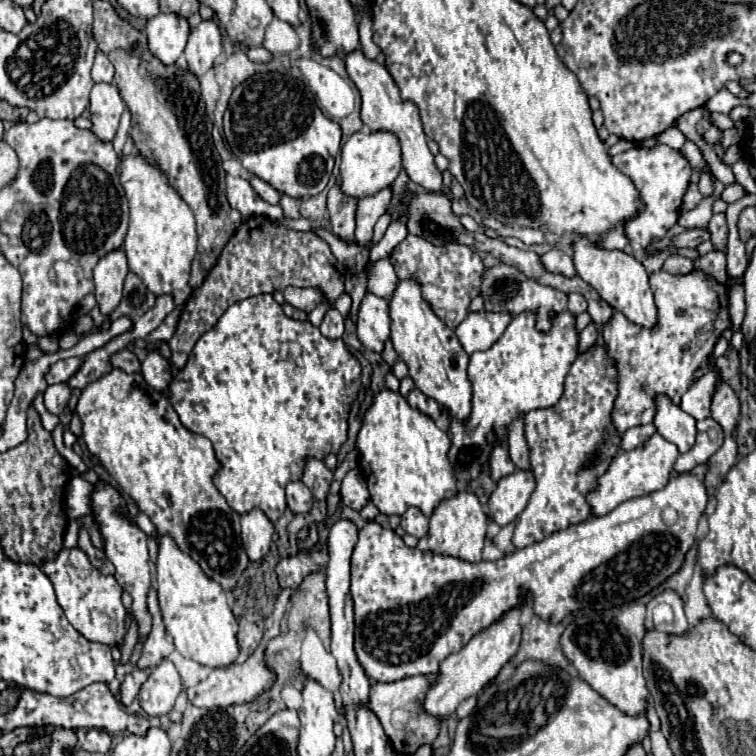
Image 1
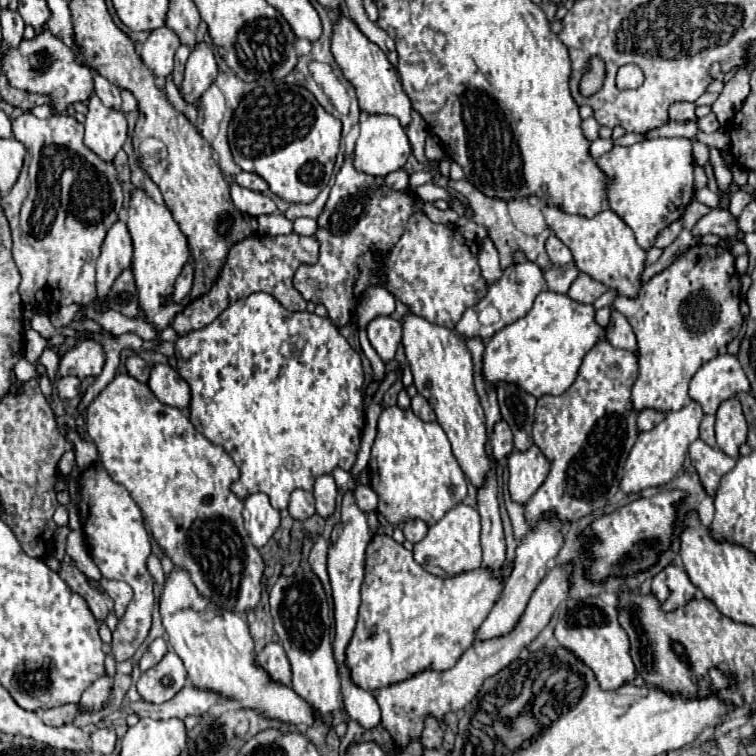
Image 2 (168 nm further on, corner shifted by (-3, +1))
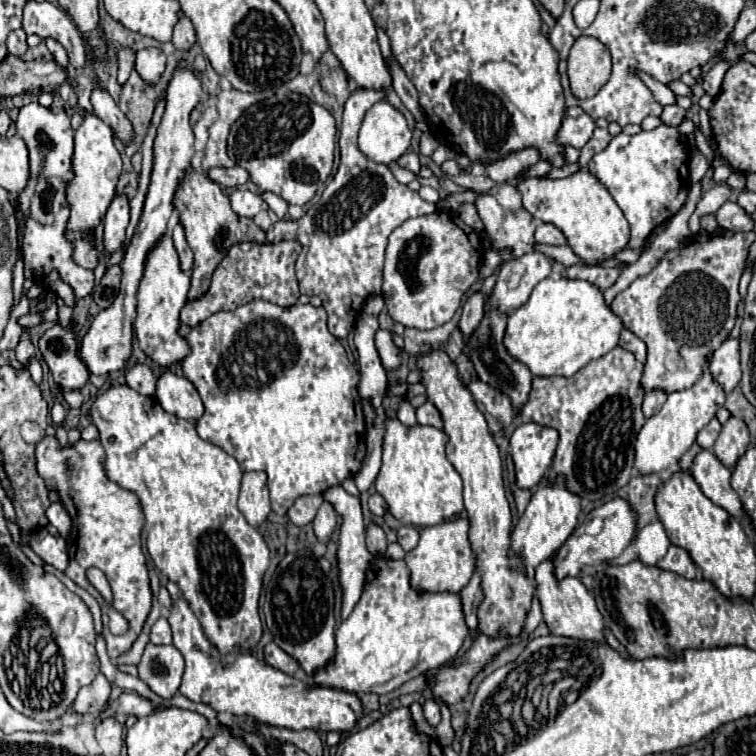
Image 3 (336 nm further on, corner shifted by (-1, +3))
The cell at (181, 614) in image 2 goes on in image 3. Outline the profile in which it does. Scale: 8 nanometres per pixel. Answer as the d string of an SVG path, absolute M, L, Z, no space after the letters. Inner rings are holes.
M177 598L171 604L169 626L173 632L173 646L185 658L185 674L181 684L181 694L193 702L203 702L215 712L229 712L235 716L251 716L261 724L291 728L291 730L337 730L349 732L361 718L363 708L355 694L337 688L325 688L313 684L311 680L299 680L273 666L261 662L245 650L235 650L235 664L225 666L219 660L217 648L207 640L193 608L185 598Z

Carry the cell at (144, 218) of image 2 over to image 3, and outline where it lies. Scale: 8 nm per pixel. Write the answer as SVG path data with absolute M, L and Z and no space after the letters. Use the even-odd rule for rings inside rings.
M163 234L161 240L153 246L153 250L147 254L143 278L139 282L139 292L137 292L137 318L135 318L135 332L141 350L161 366L181 362L189 354L185 338L177 334L179 312L187 302L187 290L189 290L189 276L179 268L179 258L173 246L173 238L169 234Z

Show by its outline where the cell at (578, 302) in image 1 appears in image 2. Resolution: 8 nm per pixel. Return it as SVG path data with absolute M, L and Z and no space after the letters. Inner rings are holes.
M579 272L579 276L573 280L573 284L571 284L571 288L569 288L569 296L573 298L573 300L579 300L579 302L583 302L583 304L593 304L603 292L607 292L609 288L605 286L605 284L601 284L601 282L597 282L597 280L593 280L591 276L587 276L587 274L583 274L583 272Z

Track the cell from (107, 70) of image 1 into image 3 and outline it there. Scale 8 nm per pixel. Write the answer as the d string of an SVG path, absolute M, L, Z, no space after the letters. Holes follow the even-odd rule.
M95 86L93 94L91 94L91 104L93 104L93 112L113 128L113 132L117 134L119 140L129 142L133 138L133 128L129 124L129 120L125 118L125 114L119 110L119 106L115 104L115 100L111 98L111 94L107 92L107 88L103 86Z

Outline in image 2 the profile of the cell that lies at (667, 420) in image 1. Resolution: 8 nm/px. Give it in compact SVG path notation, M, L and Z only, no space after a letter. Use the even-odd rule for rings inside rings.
M701 440L693 442L689 446L689 458L699 474L699 482L707 496L715 496L719 488L719 480L723 474L727 474L731 468L735 468L735 458L729 458L721 450L713 450L711 446L703 444Z

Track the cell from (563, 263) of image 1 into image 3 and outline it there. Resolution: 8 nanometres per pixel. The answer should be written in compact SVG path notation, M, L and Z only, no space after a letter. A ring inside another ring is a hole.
M539 224L535 232L535 240L539 244L551 244L551 246L565 246L567 240L561 230L557 230L553 224Z

